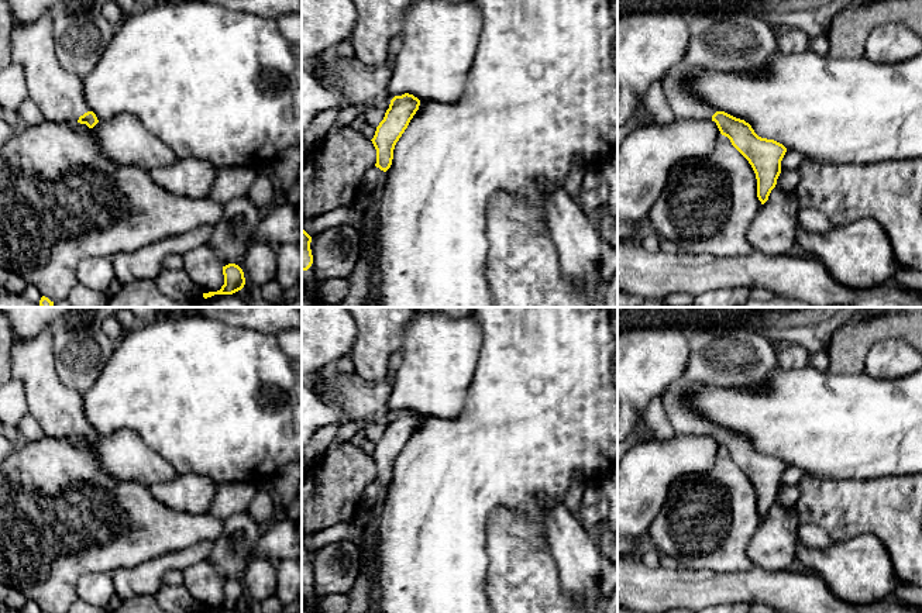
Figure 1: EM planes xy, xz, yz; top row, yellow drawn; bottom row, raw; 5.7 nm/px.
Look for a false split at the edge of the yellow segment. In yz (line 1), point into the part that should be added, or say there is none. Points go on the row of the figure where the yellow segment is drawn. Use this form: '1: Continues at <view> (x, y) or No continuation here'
1: Continues at yz (684, 104)

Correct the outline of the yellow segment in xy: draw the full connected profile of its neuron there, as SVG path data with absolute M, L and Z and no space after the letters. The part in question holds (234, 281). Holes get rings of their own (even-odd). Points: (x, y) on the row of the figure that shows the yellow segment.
M228 264L223 266L224 285L217 292L203 293L203 297L211 297L214 295L233 295L241 290L245 285L245 278L242 269L235 264Z

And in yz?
M682 62L675 65L663 79L663 90L674 117L689 120L712 120L722 135L749 161L757 179L757 197L764 204L777 185L781 161L787 148L774 141L758 137L751 125L696 97L687 80L694 69Z

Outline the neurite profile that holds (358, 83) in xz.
M357 56L330 62L317 59L313 76L327 89L337 92L348 106L364 106L364 117L381 123L395 97L389 92L391 56L376 65L367 65Z

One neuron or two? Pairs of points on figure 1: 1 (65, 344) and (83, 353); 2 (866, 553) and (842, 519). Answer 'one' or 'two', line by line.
1: one
2: two

